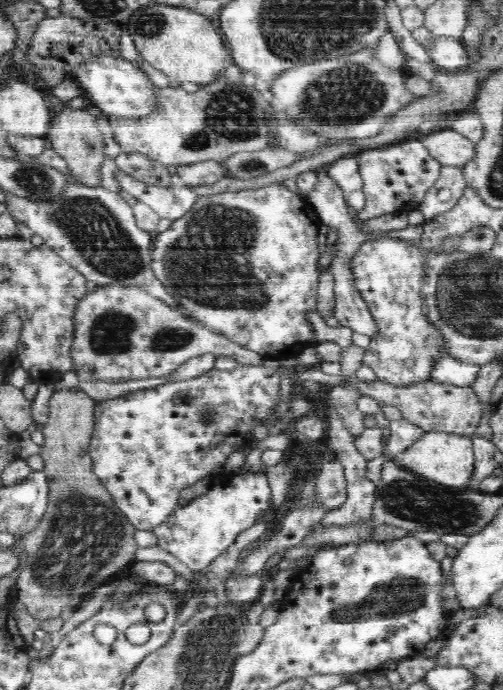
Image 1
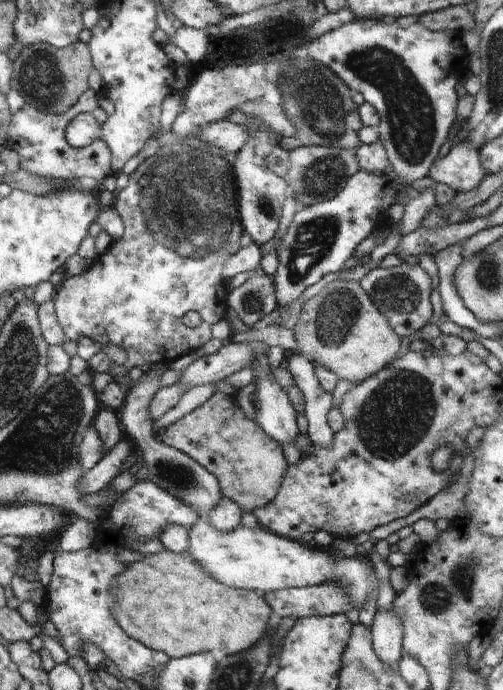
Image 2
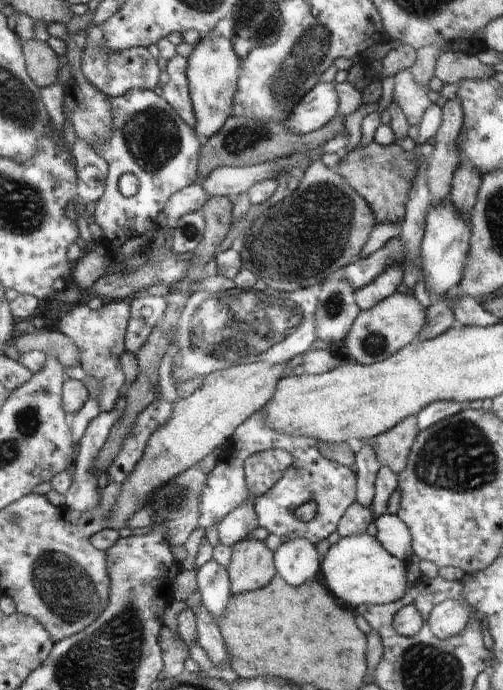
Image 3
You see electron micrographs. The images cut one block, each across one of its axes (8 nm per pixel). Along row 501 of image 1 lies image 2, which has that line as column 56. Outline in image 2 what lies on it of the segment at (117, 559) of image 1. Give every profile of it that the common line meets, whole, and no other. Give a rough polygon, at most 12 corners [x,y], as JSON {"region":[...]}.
{"region":[[33,43],[13,58],[10,87],[46,113],[88,88],[89,46]]}

